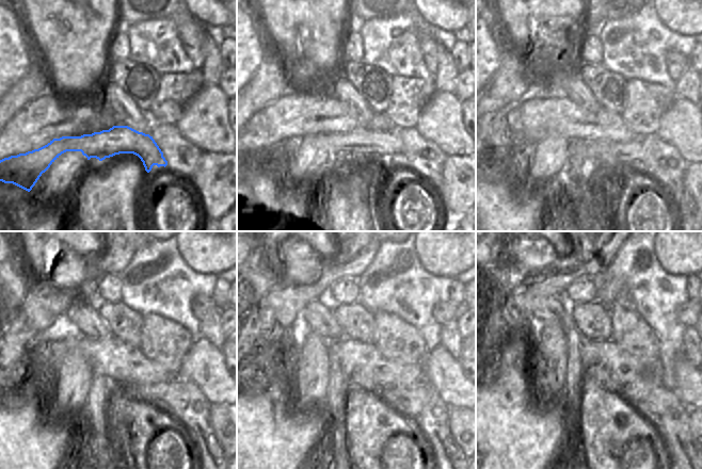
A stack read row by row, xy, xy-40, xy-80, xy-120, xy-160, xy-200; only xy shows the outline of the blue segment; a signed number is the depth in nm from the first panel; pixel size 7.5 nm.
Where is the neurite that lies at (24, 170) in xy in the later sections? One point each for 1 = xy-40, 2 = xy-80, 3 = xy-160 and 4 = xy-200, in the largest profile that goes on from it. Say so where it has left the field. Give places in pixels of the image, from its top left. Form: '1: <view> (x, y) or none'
1: xy-40 (385, 146)
2: xy-80 (631, 154)
3: xy-160 (410, 402)
4: xy-200 (660, 400)

